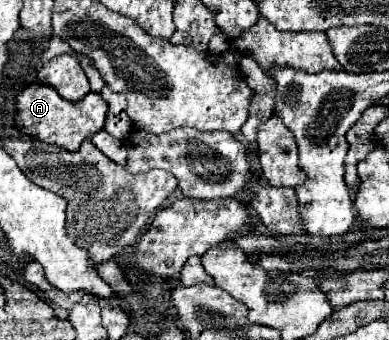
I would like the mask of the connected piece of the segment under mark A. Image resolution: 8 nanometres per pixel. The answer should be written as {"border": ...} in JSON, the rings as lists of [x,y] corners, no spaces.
{"border":[[[38,82],[26,86],[16,96],[16,108],[18,108],[16,126],[20,132],[30,134],[42,142],[60,146],[68,152],[76,152],[86,138],[92,138],[96,132],[104,130],[104,122],[108,116],[108,102],[96,92],[88,92],[78,102],[68,102],[68,100],[60,98],[58,92],[54,92],[52,88],[46,88],[44,84],[38,84]]]}

